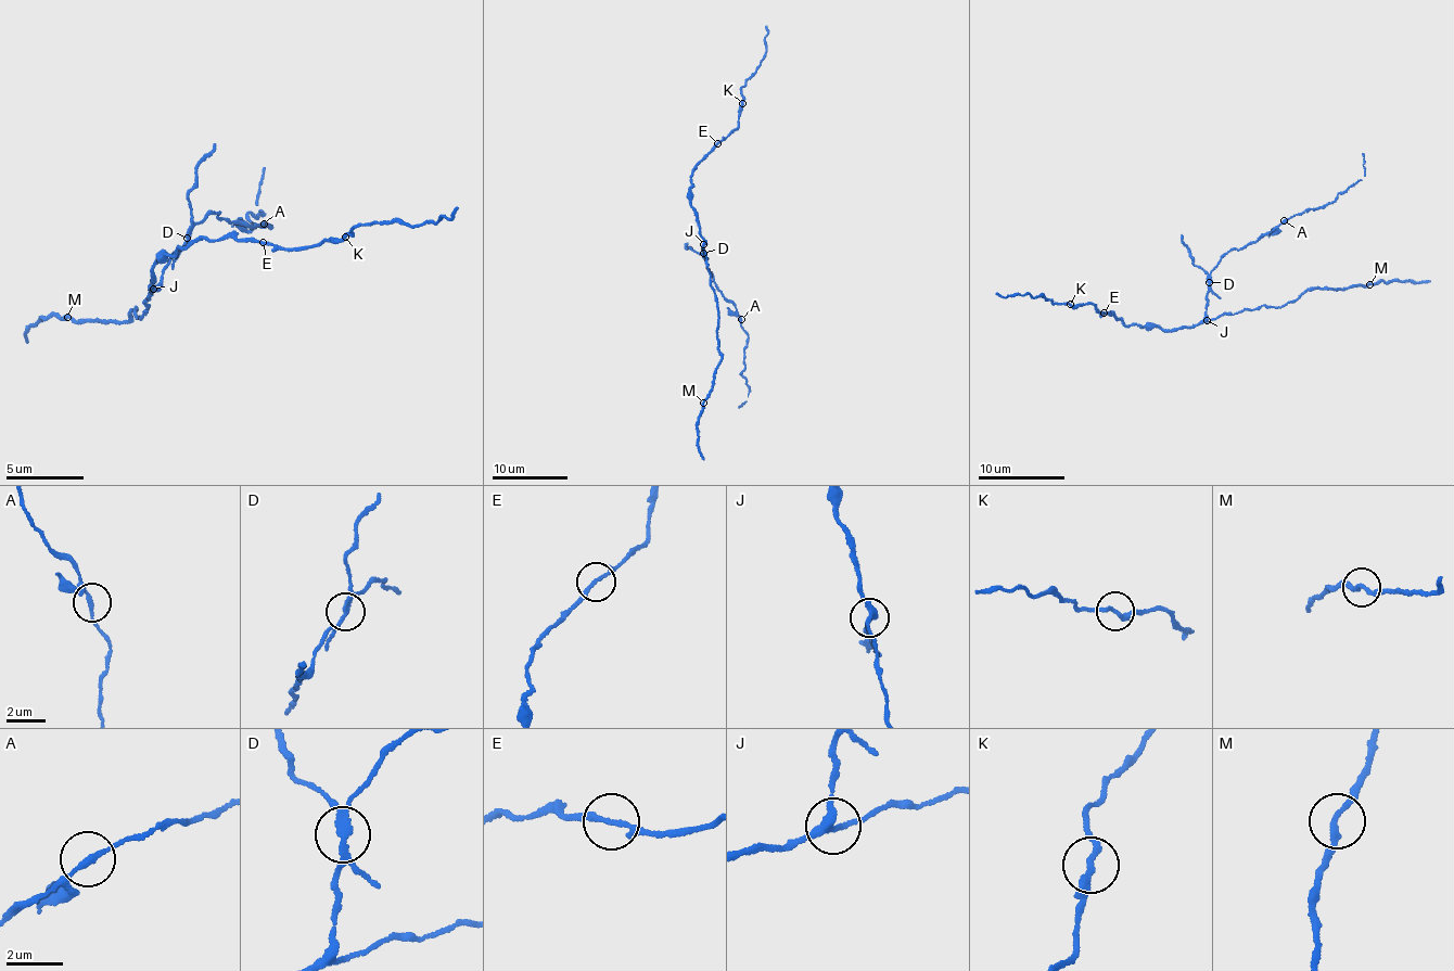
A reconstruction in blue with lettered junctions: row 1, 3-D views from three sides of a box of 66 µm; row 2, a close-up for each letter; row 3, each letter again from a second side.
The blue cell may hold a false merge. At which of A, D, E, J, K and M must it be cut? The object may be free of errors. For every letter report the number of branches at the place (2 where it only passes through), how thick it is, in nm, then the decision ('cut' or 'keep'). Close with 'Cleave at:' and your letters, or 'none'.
A: branches 2; calibre 180 nm; keep
D: branches 4; calibre 180 nm; cut
E: branches 2; calibre 180 nm; keep
J: branches 3; calibre 240 nm; keep
K: branches 2; calibre 220 nm; keep
M: branches 2; calibre 200 nm; keep
Cleave at: D

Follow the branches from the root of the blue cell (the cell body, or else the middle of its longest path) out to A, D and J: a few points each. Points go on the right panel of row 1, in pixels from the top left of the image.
A: (1185, 326), (1193, 327), (1201, 320), (1207, 310), (1209, 279), (1221, 257), (1241, 248), (1284, 220)
D: (1185, 326), (1193, 327), (1201, 320), (1207, 310), (1209, 283)
J: (1185, 326), (1196, 327), (1207, 320)

